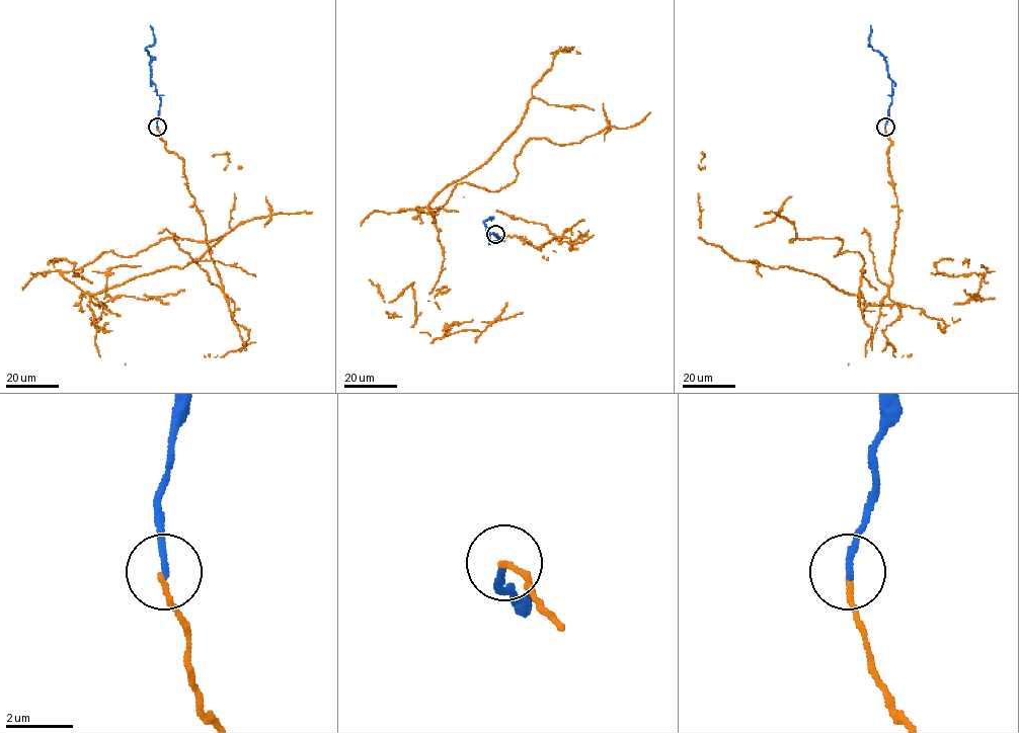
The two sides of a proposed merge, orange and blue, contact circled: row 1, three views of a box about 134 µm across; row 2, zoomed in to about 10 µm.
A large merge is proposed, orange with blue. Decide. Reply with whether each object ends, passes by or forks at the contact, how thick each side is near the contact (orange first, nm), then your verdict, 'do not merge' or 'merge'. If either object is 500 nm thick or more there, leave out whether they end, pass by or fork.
orange ends; blue ends; calibres 170 and 190 nm; do not merge

